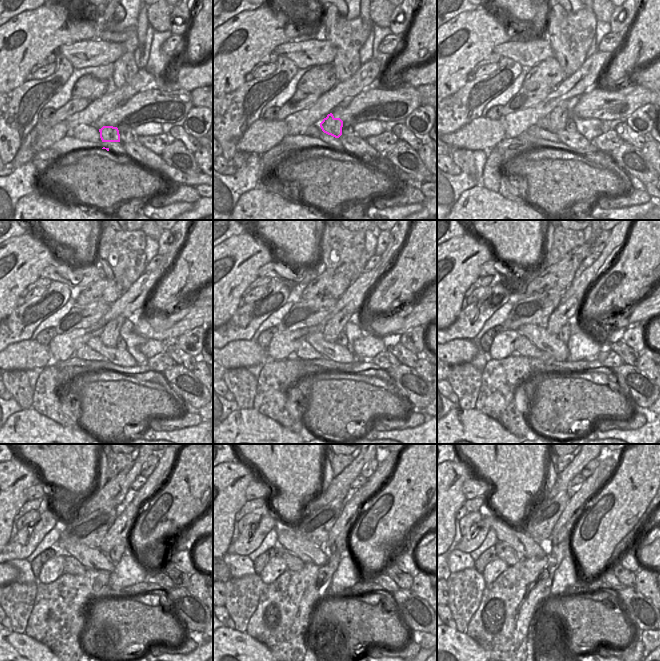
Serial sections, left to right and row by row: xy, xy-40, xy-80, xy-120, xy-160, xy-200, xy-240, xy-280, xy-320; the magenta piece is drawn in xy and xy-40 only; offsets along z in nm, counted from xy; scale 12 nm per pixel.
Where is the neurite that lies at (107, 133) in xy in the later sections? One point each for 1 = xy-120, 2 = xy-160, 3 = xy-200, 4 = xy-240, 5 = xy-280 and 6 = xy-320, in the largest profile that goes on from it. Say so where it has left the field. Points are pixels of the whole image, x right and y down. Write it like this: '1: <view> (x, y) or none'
1: xy-120 (111, 334)
2: xy-160 (336, 324)
3: xy-200 (565, 312)
4: xy-240 (119, 532)
5: xy-280 (342, 528)
6: xy-320 (566, 523)

